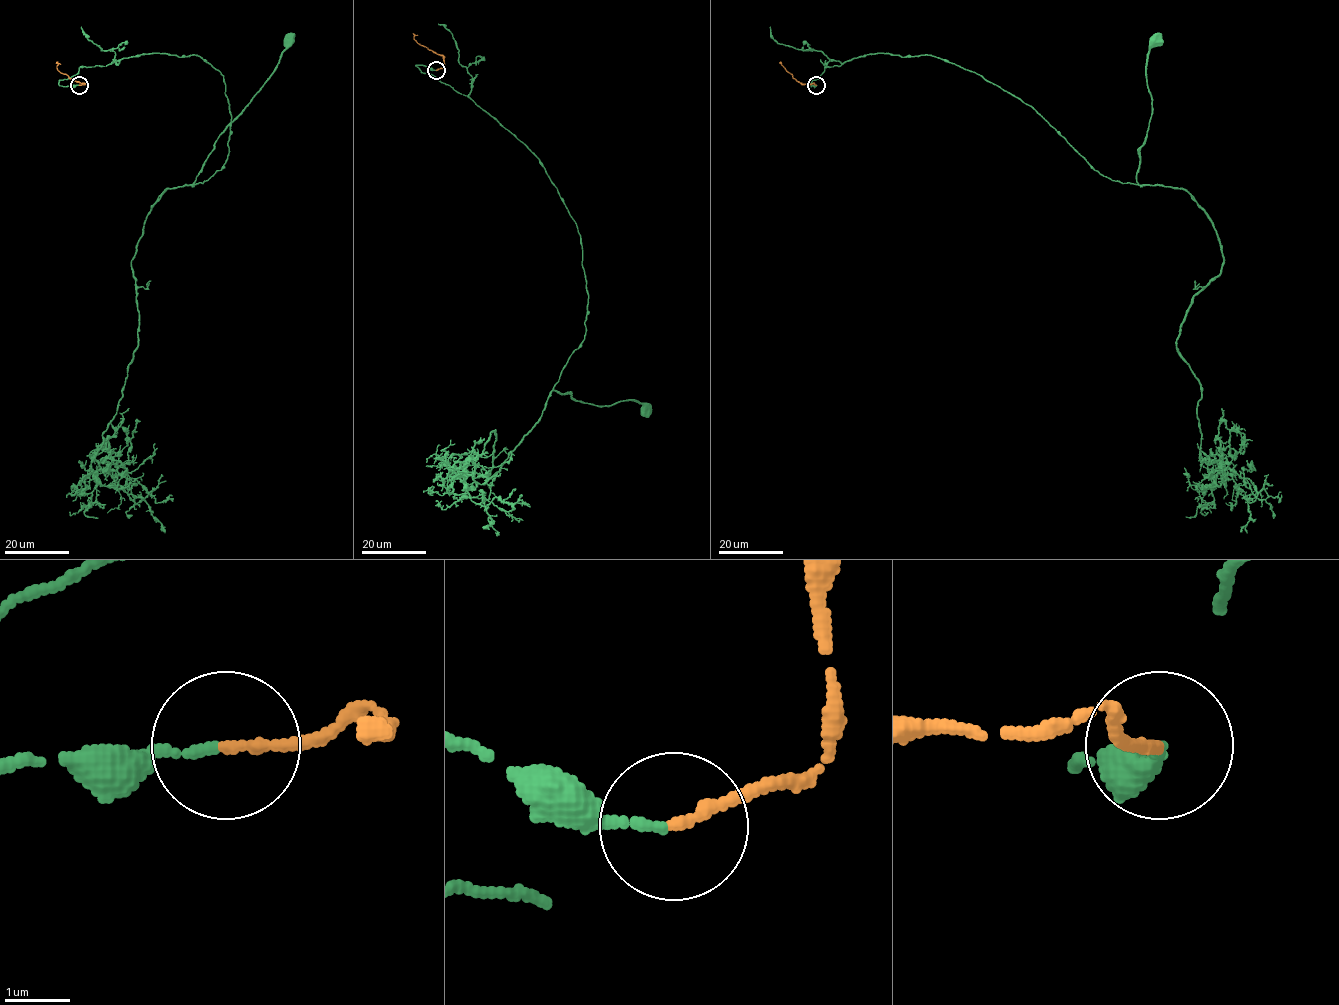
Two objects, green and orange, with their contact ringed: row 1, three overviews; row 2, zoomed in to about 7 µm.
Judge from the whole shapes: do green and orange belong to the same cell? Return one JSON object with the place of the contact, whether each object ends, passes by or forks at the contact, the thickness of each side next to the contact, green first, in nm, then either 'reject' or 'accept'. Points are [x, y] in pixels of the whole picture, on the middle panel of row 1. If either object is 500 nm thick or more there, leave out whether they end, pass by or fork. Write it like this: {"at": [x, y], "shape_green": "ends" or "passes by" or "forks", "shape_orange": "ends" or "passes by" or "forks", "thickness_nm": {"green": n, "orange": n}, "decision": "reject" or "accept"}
{"at": [436, 70], "shape_green": "ends", "shape_orange": "ends", "thickness_nm": {"green": 130, "orange": 170}, "decision": "accept"}

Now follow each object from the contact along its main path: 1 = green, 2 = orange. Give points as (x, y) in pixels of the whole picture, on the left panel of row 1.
1: (79, 84), (58, 82), (143, 54), (196, 55), (218, 70), (229, 155), (202, 183), (219, 134), (289, 40)
2: (79, 84), (87, 84), (61, 73), (56, 62)

